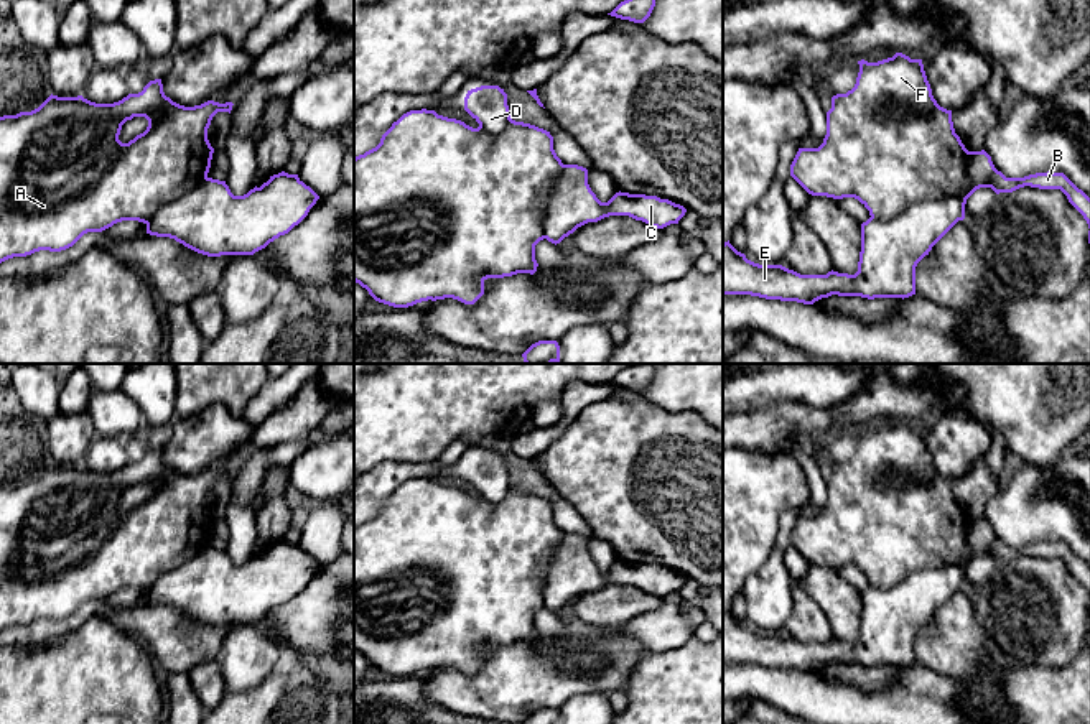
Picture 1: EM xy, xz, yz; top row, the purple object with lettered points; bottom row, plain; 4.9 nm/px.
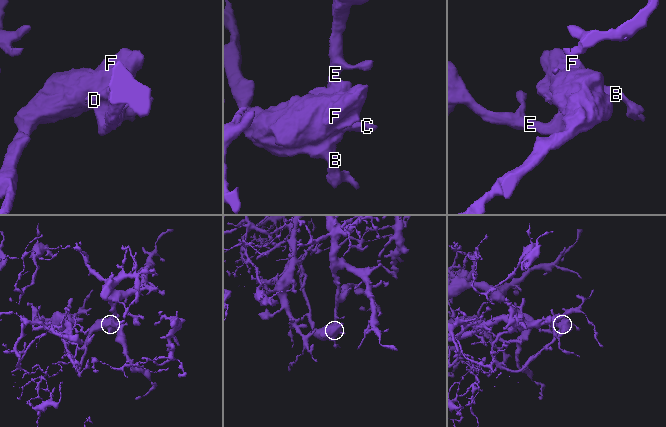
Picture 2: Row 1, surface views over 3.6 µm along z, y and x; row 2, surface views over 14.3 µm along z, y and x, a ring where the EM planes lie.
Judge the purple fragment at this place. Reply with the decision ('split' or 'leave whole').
split

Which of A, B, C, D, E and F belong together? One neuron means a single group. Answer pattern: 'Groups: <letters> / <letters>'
Groups: A B D F / C E

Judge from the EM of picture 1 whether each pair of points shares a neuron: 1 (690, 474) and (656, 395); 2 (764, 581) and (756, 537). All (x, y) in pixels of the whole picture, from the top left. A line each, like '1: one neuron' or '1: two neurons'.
1: two neurons
2: two neurons

